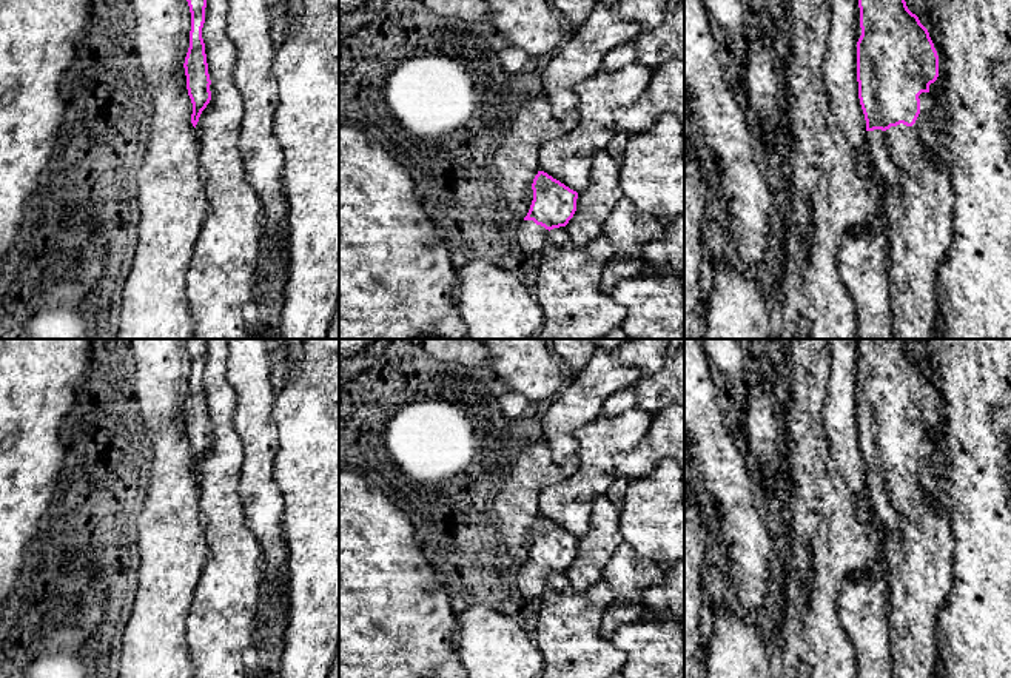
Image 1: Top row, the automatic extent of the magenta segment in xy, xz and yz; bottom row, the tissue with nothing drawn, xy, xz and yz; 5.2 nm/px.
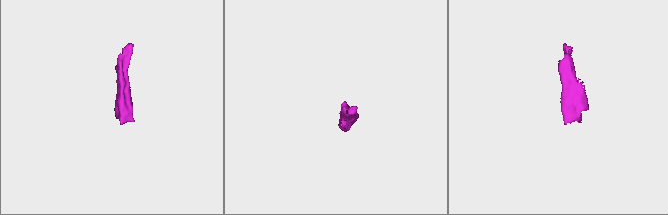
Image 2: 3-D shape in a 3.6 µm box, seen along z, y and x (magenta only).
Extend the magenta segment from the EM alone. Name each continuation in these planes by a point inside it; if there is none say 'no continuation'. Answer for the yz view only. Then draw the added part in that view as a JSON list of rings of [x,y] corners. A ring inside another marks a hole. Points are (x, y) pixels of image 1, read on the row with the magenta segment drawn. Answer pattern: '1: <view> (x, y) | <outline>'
1: yz (919, 202) | [[[922,92],[920,114],[912,126],[866,133],[874,171],[889,186],[883,196],[889,237],[889,299],[895,339],[935,339],[939,313],[939,268],[952,237],[952,188],[943,157],[928,151],[920,139],[922,119],[934,108],[931,92]]]

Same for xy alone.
no continuation

